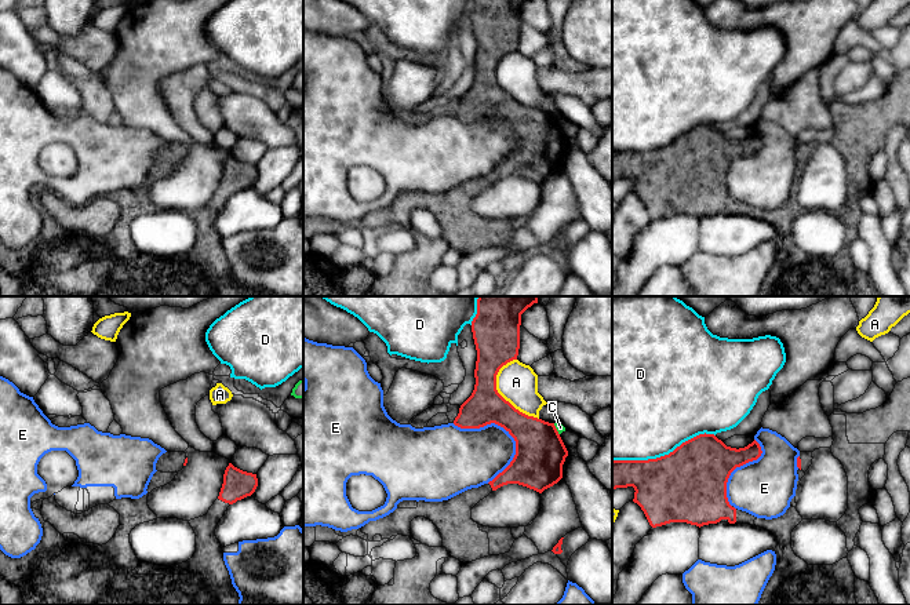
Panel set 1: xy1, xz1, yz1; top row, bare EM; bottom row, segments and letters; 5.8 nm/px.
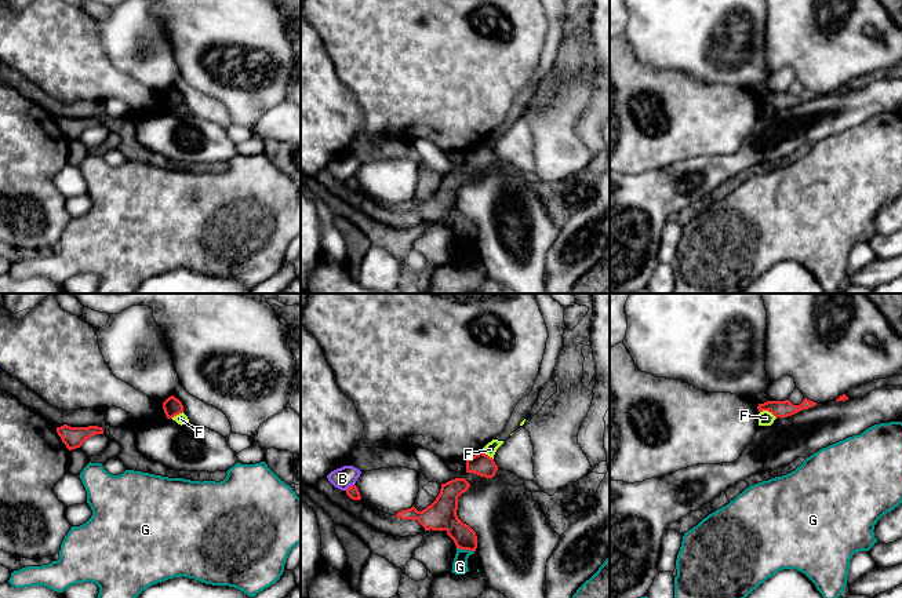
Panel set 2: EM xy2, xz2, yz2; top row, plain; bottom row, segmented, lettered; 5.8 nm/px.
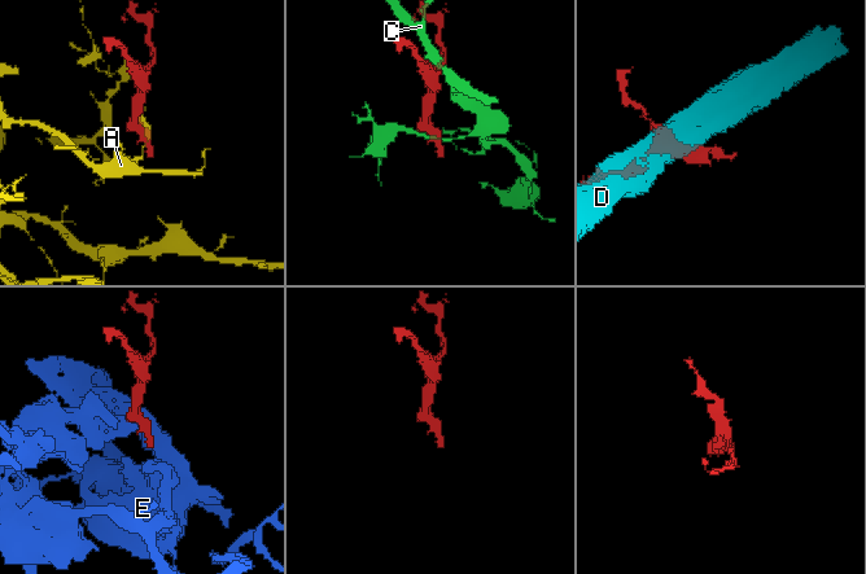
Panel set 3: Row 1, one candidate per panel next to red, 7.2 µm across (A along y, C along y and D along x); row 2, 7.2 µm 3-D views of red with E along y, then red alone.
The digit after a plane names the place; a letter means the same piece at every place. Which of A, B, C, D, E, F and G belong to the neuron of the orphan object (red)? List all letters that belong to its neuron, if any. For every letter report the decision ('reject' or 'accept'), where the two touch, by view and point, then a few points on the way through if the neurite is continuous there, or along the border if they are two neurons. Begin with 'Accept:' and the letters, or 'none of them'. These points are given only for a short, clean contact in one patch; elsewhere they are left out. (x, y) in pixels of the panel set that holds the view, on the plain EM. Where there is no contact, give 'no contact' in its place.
Accept: none of them
A: reject; contact xz1 (499, 86)
B: reject; contact xz2 (349, 178); border xz2 (353, 175), (345, 181)
C: reject; contact xz1 (556, 120); border xz1 (553, 115), (559, 126)
D: reject; contact yz1 (665, 146)
E: reject; contact xz1 (494, 113)
F: reject; contact yz2 (768, 102); border yz2 (760, 102), (768, 102), (775, 109)
G: reject; contact xz2 (465, 240); border xz2 (457, 239), (473, 243)

